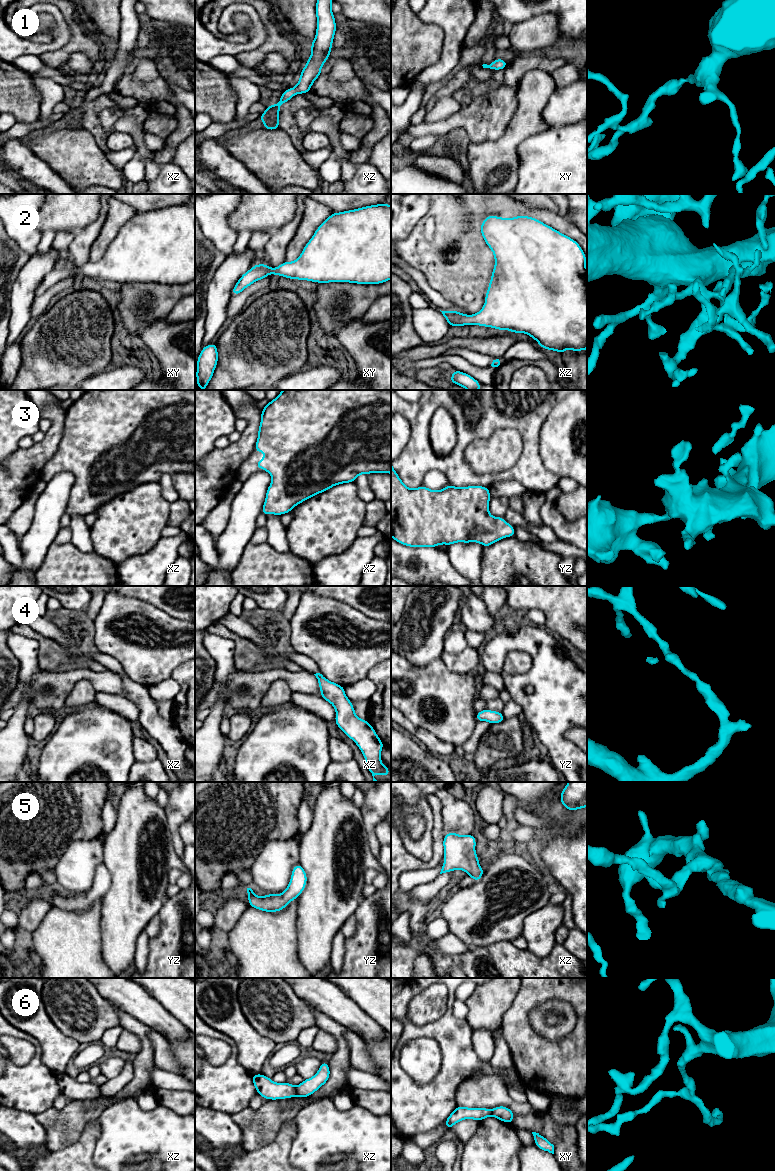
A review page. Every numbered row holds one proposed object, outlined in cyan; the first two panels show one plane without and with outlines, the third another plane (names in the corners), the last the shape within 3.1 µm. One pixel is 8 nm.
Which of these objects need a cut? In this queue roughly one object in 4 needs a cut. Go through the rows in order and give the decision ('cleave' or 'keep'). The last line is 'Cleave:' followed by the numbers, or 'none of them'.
1: keep
2: keep
3: keep
4: keep
5: keep
6: cleave
Cleave: 6

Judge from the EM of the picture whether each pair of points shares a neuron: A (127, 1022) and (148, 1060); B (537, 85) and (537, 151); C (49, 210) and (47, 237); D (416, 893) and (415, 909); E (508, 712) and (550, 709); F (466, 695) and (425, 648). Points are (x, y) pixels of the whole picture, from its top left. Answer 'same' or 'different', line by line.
A: same
B: different
C: different
D: different
E: different
F: different

